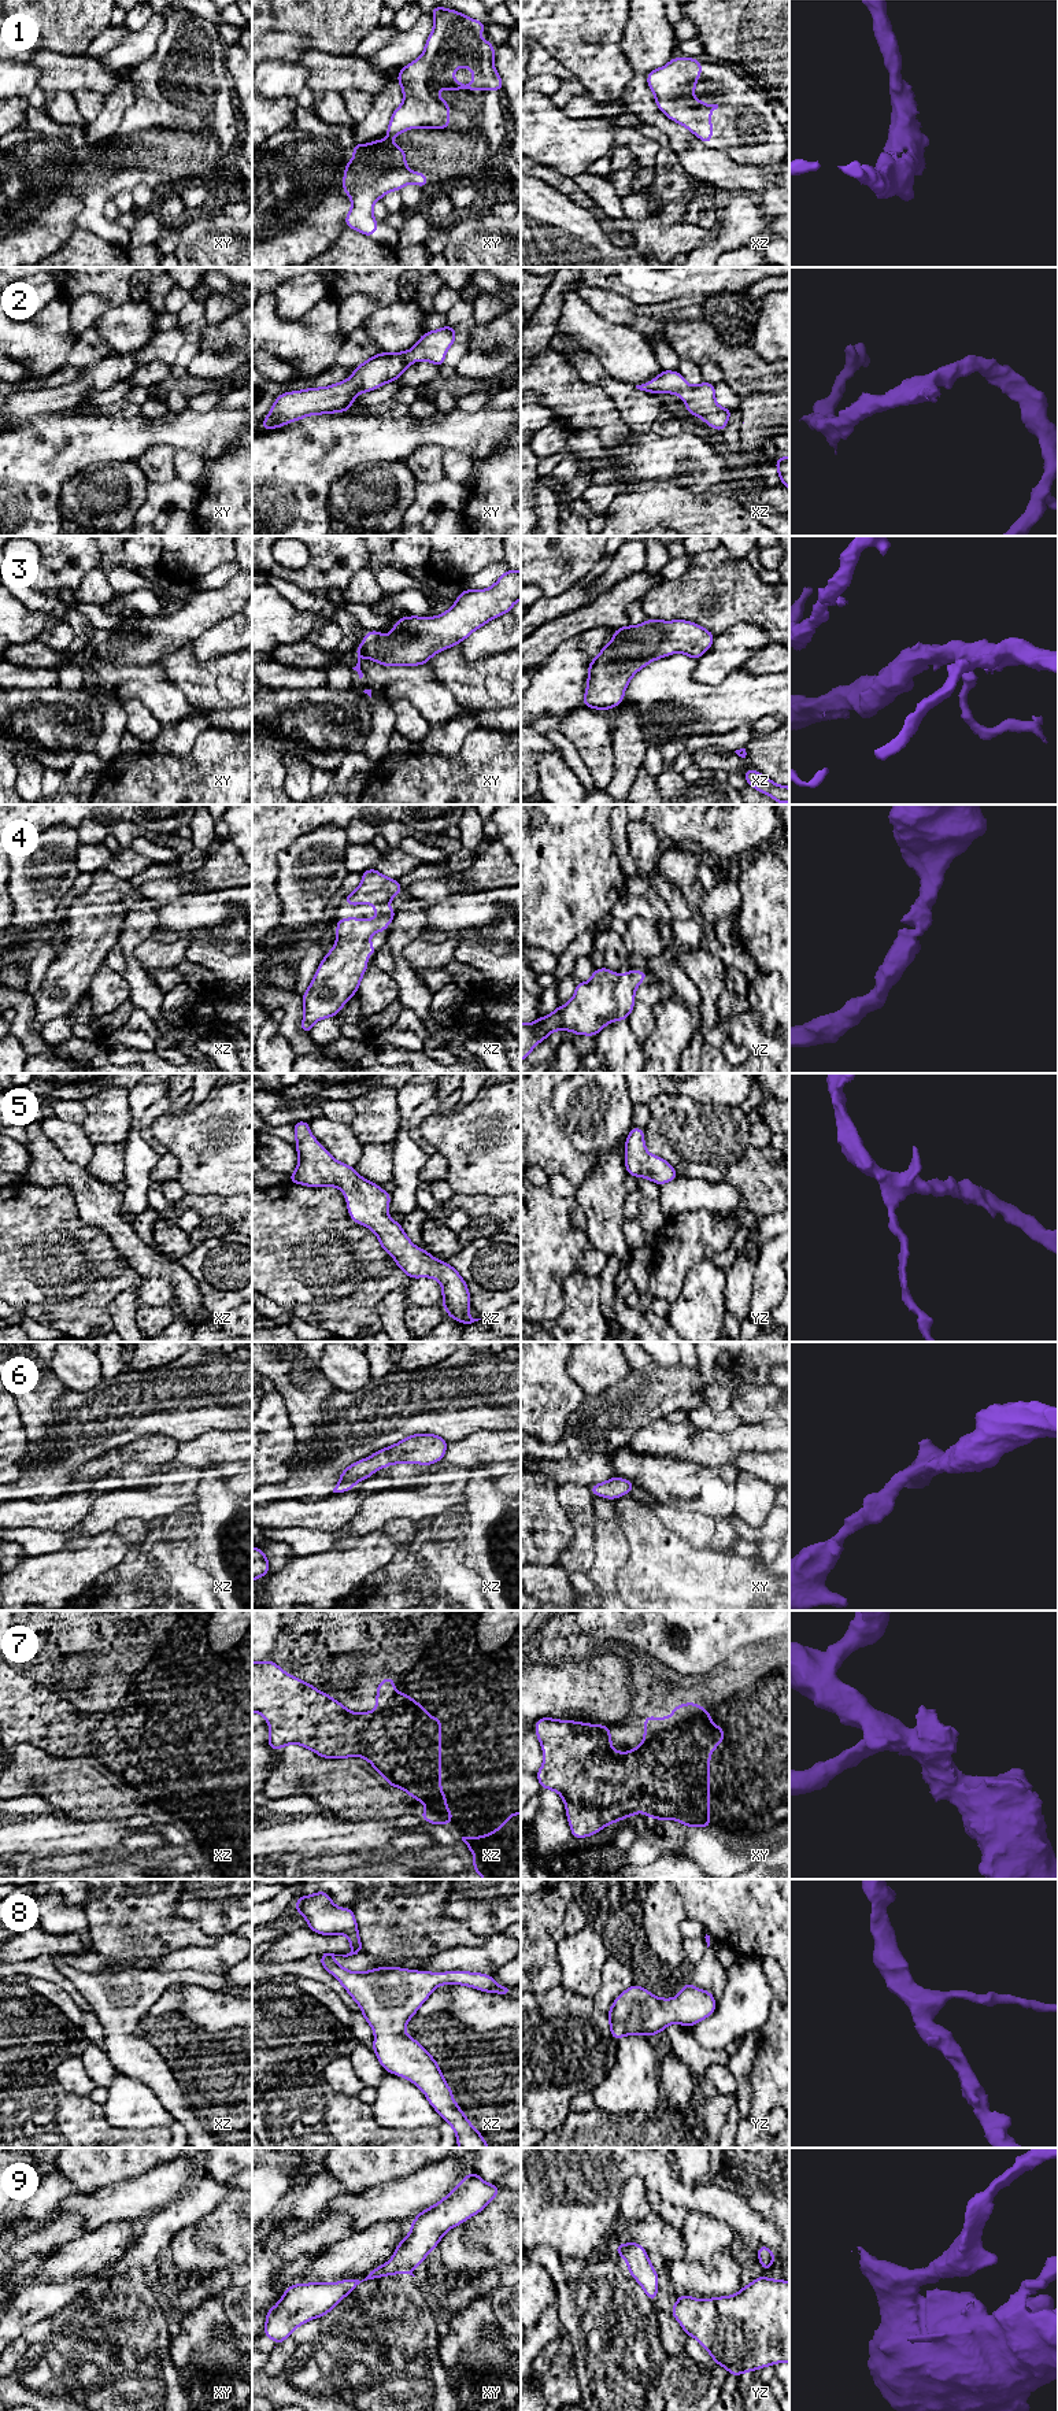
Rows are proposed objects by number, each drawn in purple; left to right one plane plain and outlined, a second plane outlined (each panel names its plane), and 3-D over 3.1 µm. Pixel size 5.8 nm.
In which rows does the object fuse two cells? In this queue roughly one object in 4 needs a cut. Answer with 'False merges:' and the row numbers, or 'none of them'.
False merges: none of them

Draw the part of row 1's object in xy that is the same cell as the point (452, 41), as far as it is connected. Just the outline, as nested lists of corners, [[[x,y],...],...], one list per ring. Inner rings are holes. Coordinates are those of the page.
[[[440,4],[432,11],[434,27],[429,34],[422,55],[413,63],[404,66],[396,79],[404,95],[403,103],[393,111],[386,127],[388,140],[377,140],[370,144],[354,144],[354,158],[345,162],[343,177],[343,191],[349,196],[352,208],[345,215],[345,228],[355,229],[365,236],[373,236],[378,229],[378,222],[373,217],[373,206],[391,191],[400,191],[406,184],[417,184],[428,188],[425,173],[413,173],[406,166],[406,152],[402,147],[393,145],[396,134],[403,134],[407,129],[448,129],[450,106],[433,92],[440,89],[454,90],[503,90],[503,81],[497,74],[493,59],[495,47],[489,40],[478,40],[478,33],[485,33],[487,26],[477,19],[471,19],[455,10],[441,8]],[[465,64],[476,78],[469,85],[462,85],[451,75]]]

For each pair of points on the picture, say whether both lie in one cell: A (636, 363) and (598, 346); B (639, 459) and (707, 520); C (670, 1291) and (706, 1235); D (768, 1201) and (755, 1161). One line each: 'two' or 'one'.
A: one
B: two
C: one
D: one

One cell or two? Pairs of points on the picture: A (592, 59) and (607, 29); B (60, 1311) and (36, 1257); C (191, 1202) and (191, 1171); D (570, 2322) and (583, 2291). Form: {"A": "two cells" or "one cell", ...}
{"A": "one cell", "B": "two cells", "C": "two cells", "D": "one cell"}

